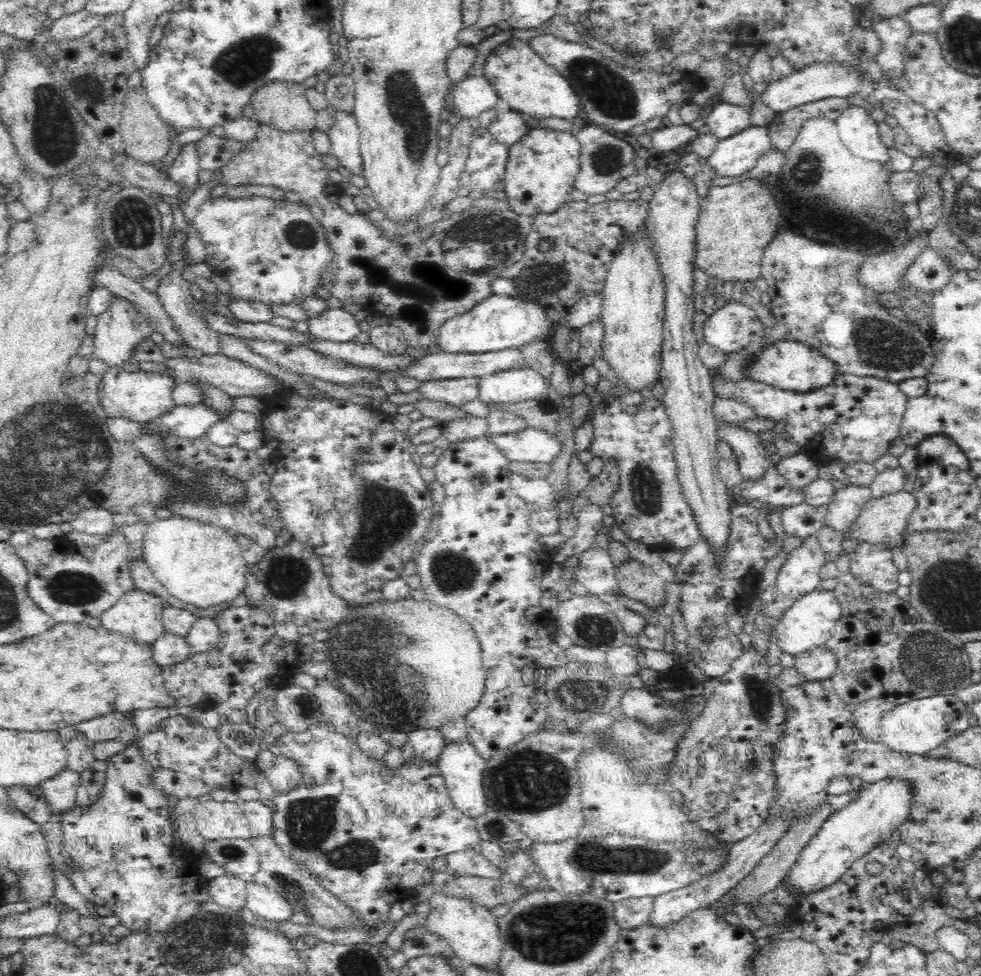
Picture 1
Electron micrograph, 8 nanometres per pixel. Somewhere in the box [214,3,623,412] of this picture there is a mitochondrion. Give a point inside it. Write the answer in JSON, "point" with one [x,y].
{"point":[497,237]}

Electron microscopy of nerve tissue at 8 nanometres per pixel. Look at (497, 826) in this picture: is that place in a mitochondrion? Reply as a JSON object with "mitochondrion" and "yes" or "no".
{"mitochondrion":"yes"}

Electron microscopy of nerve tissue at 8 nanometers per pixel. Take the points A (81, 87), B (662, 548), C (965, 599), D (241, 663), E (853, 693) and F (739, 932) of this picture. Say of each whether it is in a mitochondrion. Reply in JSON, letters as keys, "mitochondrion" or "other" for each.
{"A":"mitochondrion","B":"other","C":"mitochondrion","D":"other","E":"other","F":"other"}

